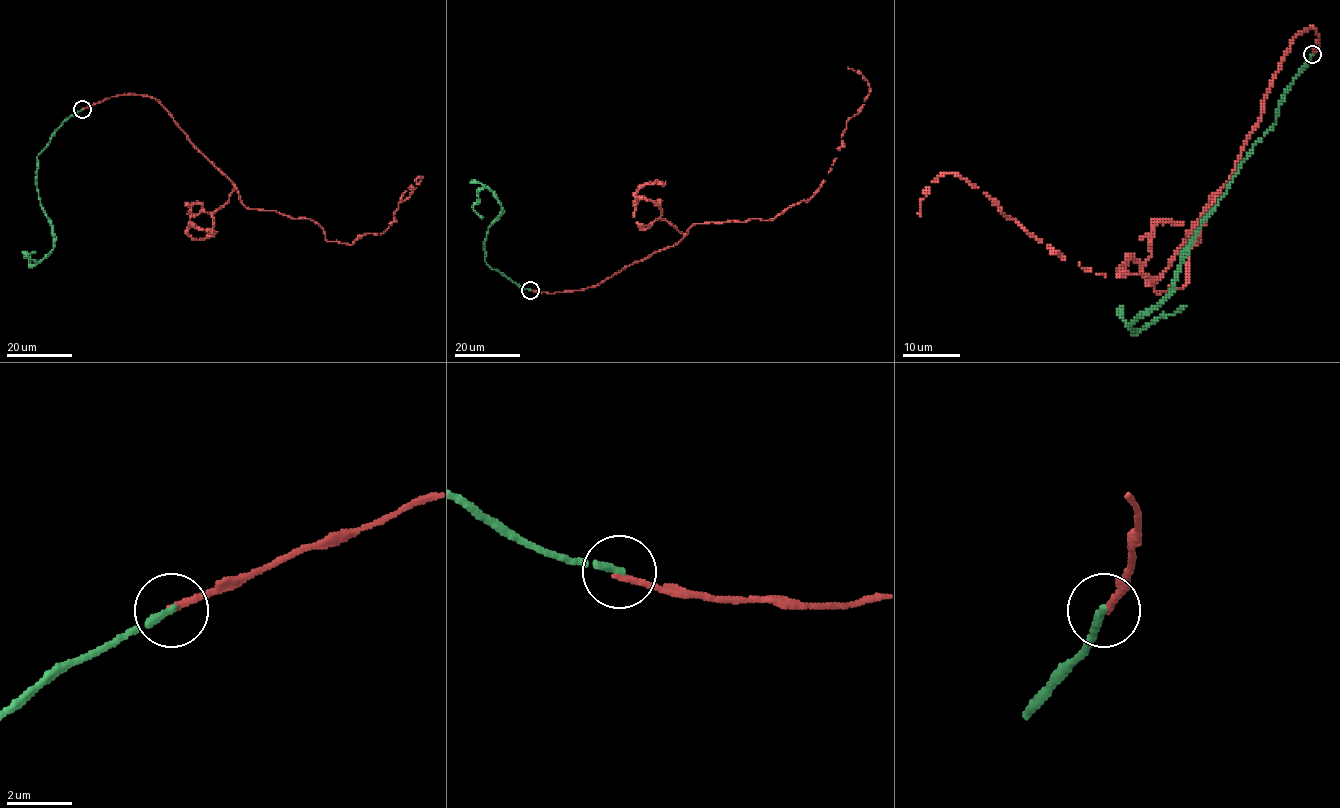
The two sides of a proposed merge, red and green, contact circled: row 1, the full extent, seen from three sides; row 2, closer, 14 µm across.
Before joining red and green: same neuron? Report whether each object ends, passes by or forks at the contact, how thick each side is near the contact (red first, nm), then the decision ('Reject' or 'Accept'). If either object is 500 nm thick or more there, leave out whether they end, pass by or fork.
At the ring red ends. At the ring green ends. Thickness 200 nm (red) against 240 nm. Reject

